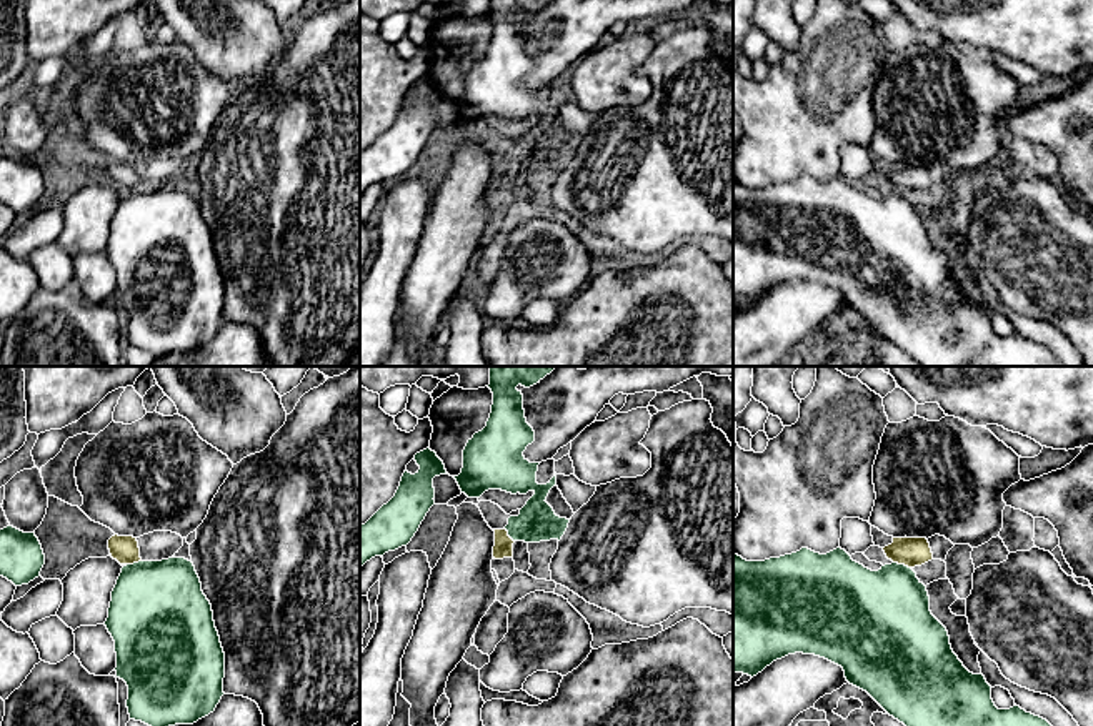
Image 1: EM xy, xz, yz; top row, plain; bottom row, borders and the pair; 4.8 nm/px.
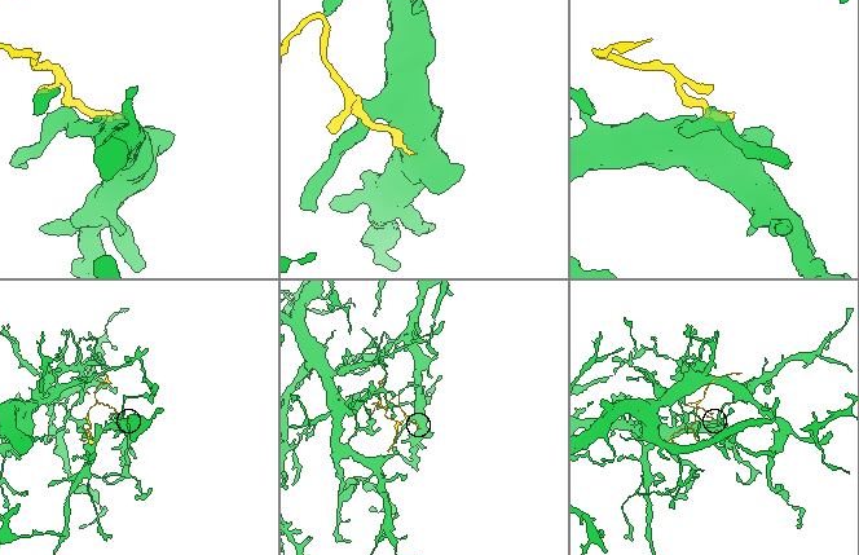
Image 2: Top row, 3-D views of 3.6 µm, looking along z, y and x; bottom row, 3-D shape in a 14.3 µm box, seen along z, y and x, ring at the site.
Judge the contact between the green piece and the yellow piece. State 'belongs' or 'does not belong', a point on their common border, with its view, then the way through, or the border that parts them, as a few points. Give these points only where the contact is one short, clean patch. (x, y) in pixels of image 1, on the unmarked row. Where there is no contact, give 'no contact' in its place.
does not belong | yz (902, 192) | along yz (893, 188), (910, 195)

